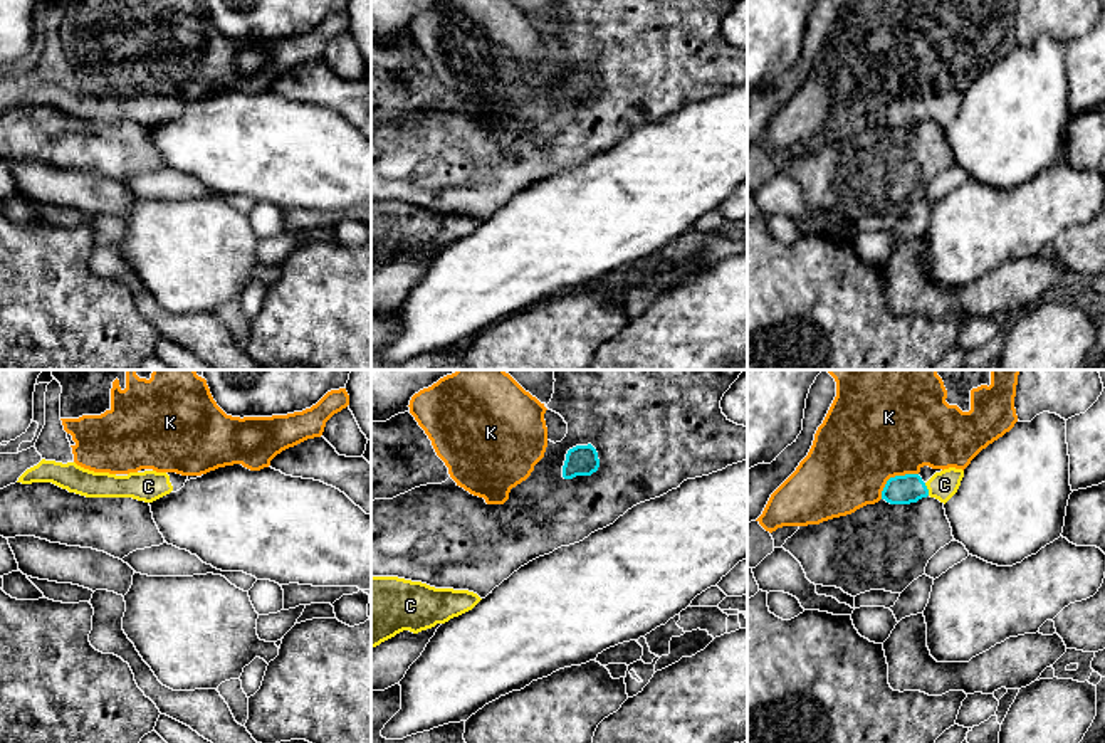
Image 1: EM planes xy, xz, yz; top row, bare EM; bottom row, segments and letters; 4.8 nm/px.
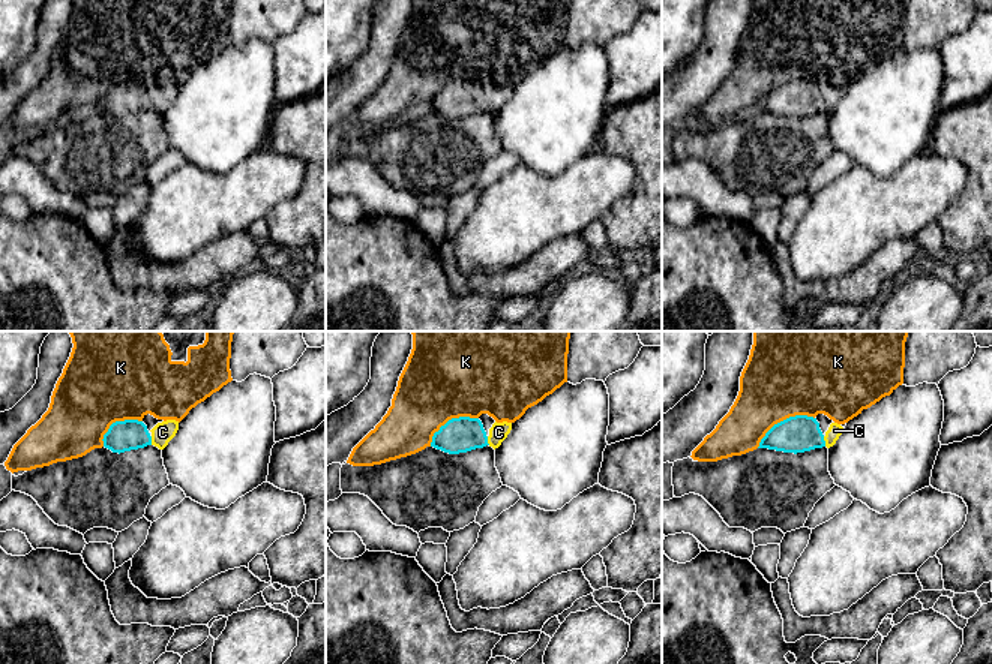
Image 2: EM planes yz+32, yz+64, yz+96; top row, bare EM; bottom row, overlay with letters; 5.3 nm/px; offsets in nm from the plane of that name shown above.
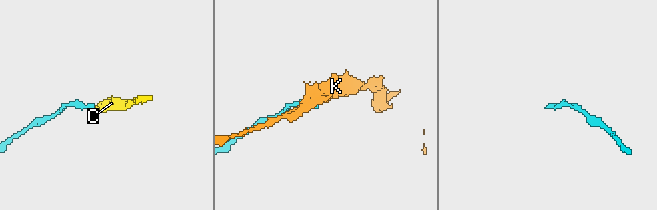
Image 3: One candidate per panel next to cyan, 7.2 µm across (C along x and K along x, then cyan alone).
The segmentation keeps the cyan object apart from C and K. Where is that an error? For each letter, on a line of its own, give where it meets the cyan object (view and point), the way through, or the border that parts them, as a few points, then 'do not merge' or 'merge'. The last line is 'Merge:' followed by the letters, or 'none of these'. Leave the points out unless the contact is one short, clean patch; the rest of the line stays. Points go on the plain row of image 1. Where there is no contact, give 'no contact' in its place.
C: contact yz (927, 113); way yz (902, 113), (927, 113), (944, 108); merge
K: contact yz (895, 100); do not merge
Merge: C

